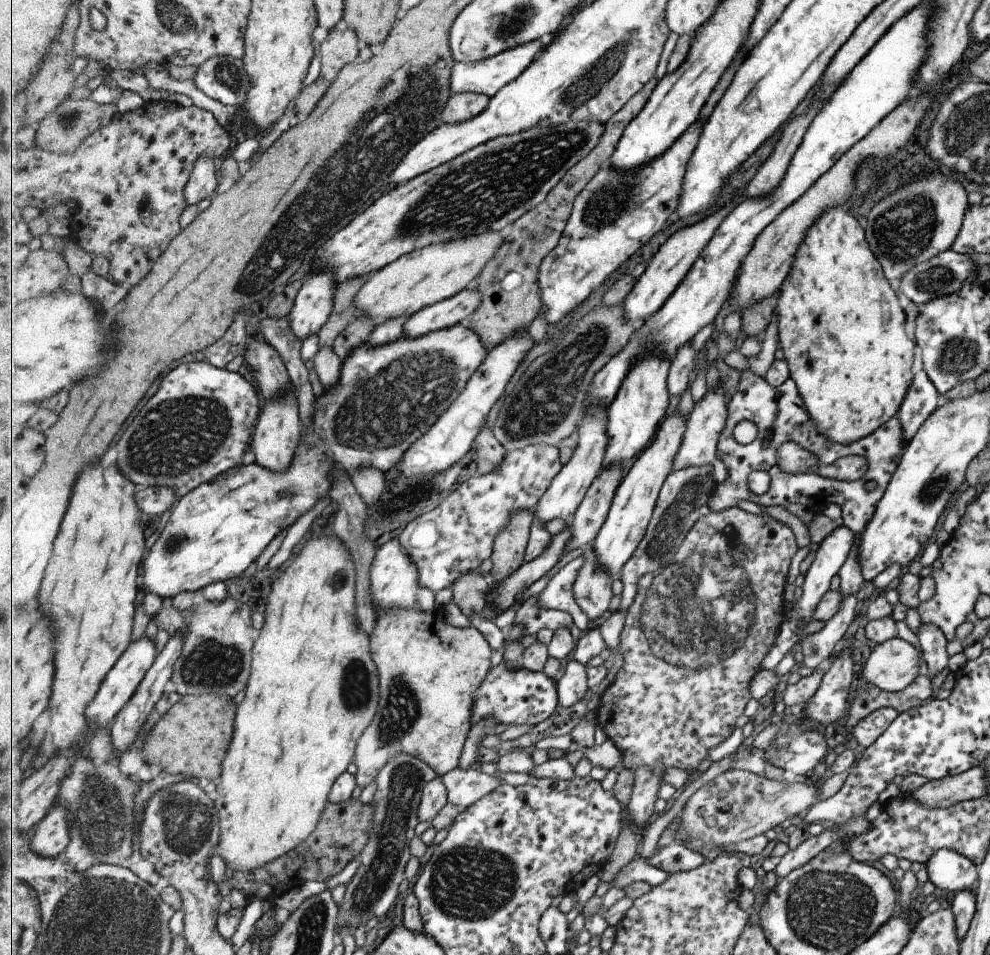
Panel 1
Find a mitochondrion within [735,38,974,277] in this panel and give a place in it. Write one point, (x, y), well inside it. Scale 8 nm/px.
(904, 228)

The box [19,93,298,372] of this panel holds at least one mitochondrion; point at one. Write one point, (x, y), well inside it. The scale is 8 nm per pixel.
(70, 120)

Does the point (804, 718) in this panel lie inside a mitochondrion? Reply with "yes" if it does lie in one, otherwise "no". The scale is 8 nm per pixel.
no

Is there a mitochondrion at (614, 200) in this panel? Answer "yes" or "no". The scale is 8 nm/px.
yes

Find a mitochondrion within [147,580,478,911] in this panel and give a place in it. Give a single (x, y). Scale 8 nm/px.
(186, 823)

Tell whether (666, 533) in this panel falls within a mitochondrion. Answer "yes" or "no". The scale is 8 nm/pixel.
yes

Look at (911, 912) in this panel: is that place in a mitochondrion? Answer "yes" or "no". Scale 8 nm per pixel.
no

